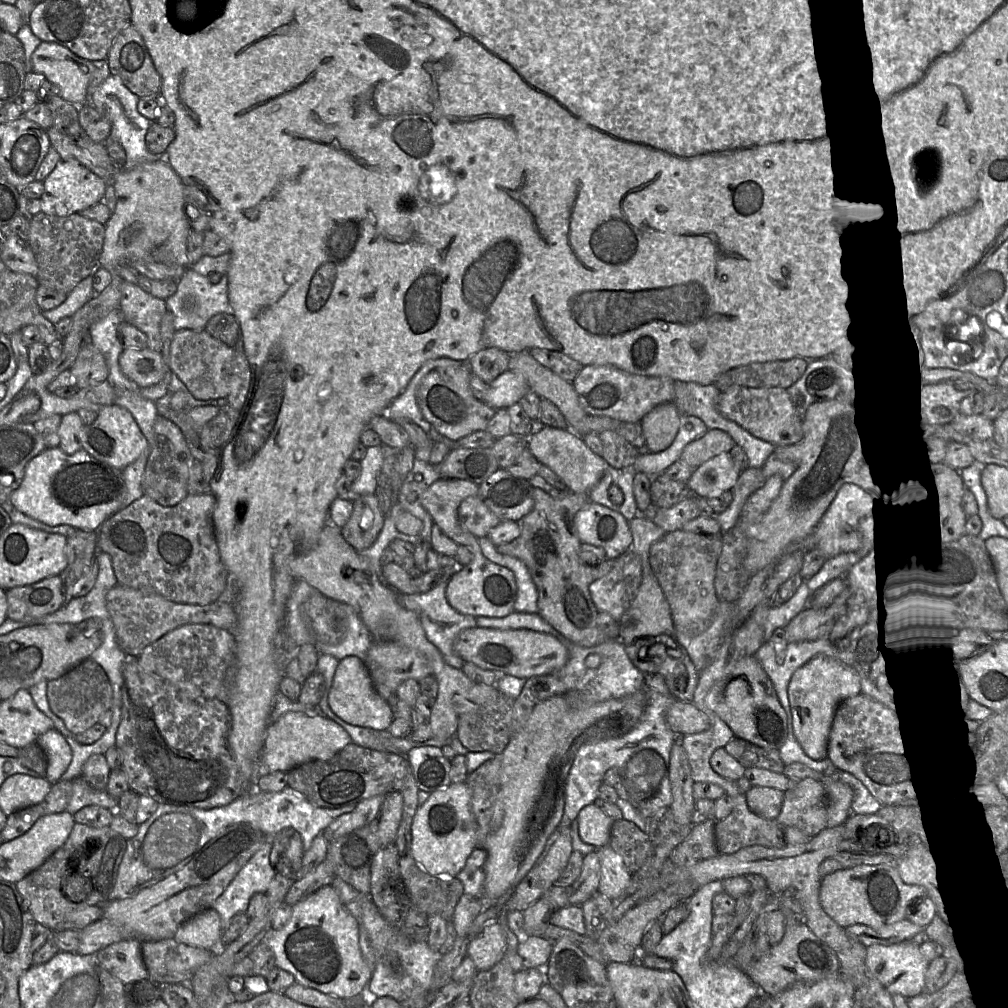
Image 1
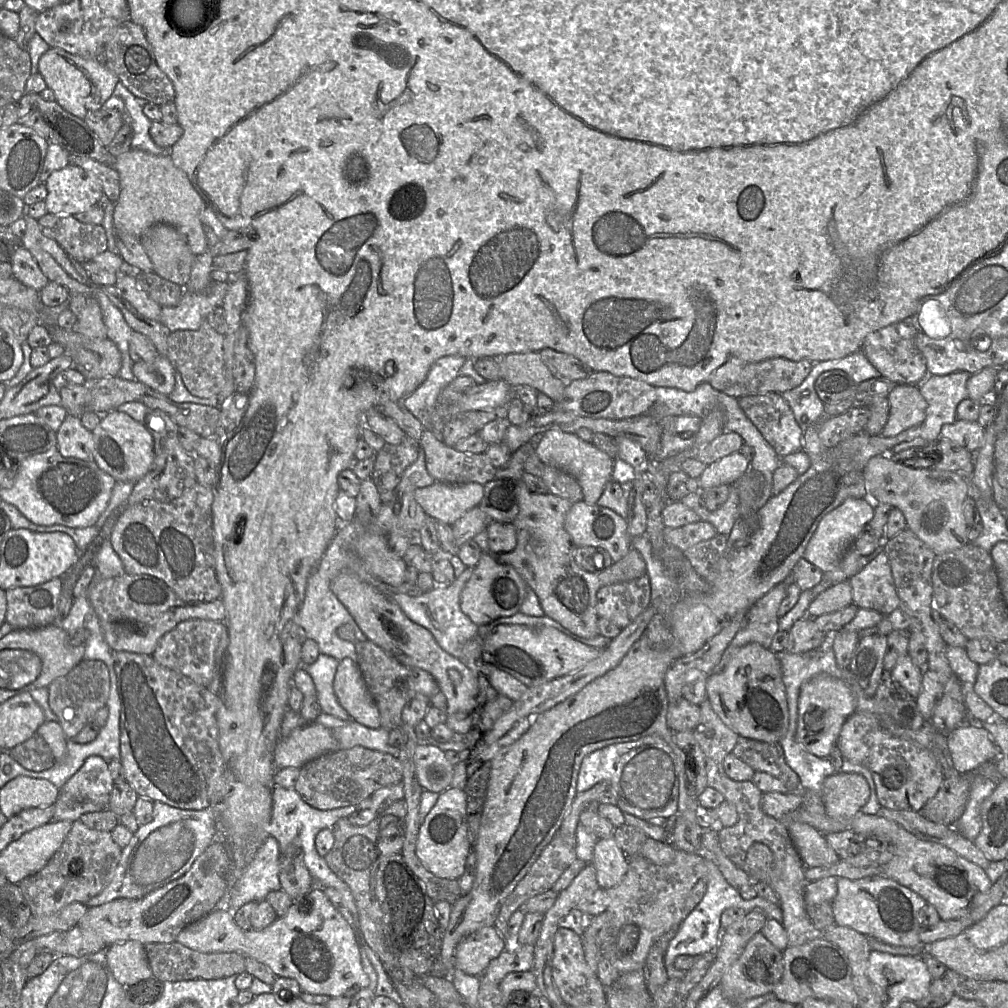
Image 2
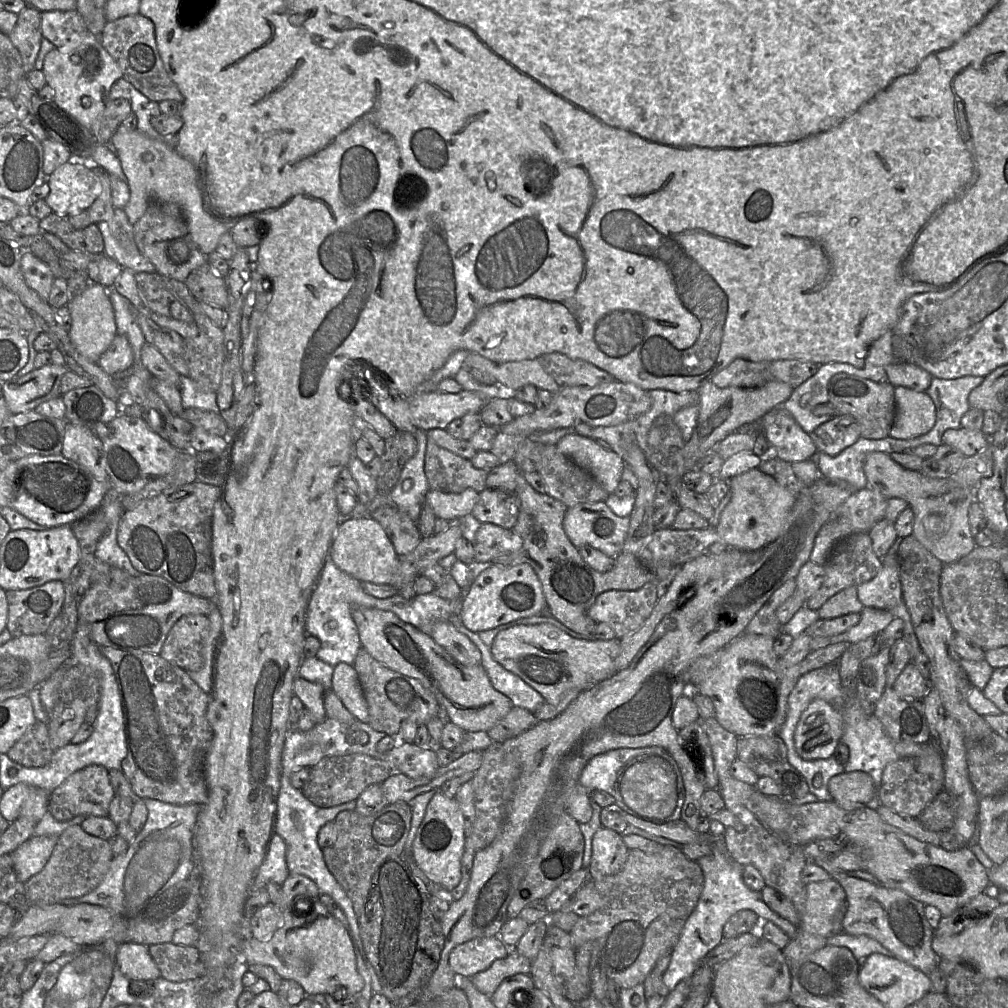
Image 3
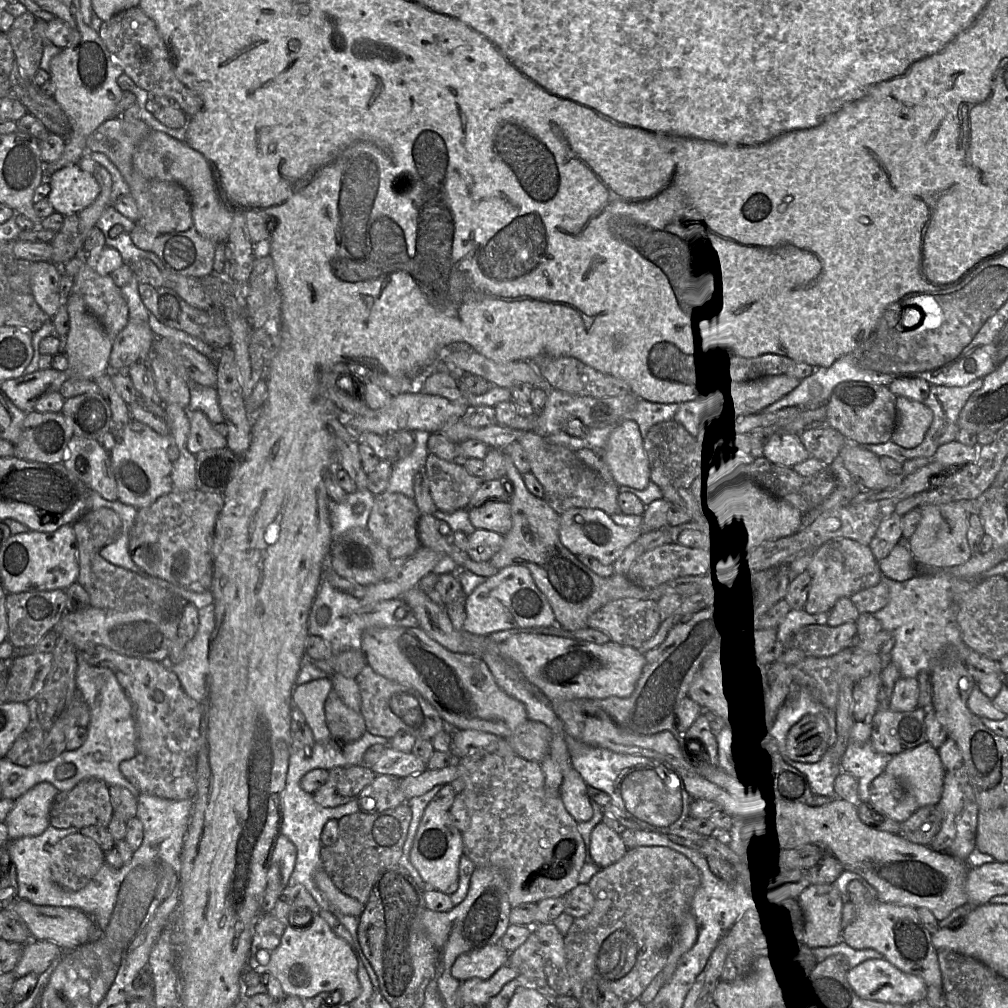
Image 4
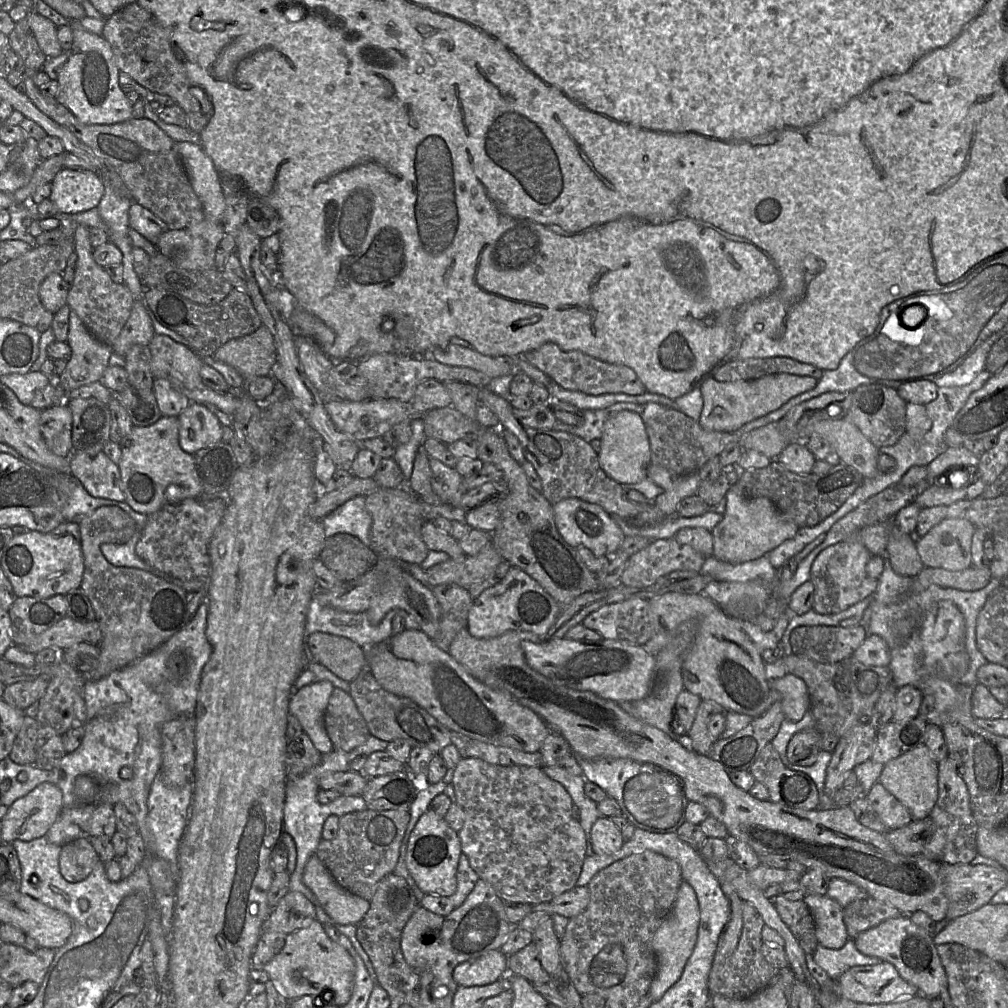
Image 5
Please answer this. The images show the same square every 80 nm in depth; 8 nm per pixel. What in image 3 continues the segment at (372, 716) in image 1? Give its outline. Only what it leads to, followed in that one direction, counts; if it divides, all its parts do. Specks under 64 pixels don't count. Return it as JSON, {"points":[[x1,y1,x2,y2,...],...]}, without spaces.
{"points":[[339,663,334,667,332,689,358,721,368,724,367,702,353,665]]}

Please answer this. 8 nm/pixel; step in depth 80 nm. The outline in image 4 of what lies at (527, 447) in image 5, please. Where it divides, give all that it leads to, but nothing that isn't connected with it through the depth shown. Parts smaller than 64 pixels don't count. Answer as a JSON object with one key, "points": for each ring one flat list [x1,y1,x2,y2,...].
{"points":[[534,431,523,432,517,439,524,448,531,465,531,472,544,488,544,499,560,514,572,507,590,507,604,510,609,515,619,514,619,485,605,479,598,471,589,467,573,451,565,446,553,444]]}

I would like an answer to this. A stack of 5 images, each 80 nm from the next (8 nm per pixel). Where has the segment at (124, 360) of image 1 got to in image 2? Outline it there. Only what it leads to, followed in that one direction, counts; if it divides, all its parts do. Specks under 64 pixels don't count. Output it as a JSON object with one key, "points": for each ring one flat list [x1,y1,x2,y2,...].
{"points":[[159,355,153,361,137,361,133,364,135,379,151,389,169,395,175,387,175,368,166,357]]}

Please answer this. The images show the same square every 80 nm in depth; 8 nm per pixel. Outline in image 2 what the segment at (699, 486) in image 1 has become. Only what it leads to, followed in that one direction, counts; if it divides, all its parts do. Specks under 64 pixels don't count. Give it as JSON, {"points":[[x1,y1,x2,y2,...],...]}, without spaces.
{"points":[[733,452,706,466,699,479,700,489,722,484,732,485,750,469,750,459,740,452]]}

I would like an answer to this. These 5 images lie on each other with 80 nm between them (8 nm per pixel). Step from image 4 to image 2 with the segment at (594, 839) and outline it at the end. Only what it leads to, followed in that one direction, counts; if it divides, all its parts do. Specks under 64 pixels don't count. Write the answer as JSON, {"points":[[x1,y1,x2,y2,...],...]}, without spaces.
{"points":[[613,836,596,841,591,863,596,869,599,886,604,890,617,886,624,879,628,871,628,858,618,846]]}

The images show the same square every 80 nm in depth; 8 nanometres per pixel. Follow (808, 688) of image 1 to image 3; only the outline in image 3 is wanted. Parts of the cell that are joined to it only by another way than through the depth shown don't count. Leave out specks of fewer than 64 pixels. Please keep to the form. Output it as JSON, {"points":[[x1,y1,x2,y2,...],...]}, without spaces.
{"points":[[815,699,802,712,794,731,794,746,804,760,833,756,844,732,842,709]]}

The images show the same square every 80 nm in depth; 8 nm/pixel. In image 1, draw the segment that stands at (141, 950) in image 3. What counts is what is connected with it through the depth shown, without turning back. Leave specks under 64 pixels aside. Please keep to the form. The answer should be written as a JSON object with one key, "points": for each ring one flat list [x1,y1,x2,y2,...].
{"points":[[127,938,106,946,95,955,103,969,122,983,132,984,149,976,142,959,141,944,136,938]]}

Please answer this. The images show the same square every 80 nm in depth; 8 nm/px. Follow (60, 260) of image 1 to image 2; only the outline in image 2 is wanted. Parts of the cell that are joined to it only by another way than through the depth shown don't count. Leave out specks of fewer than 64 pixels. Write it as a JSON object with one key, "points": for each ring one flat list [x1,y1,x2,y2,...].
{"points":[[47,213,37,220,42,233,55,240,77,261,84,262,108,250,104,227,78,221,73,215]]}

